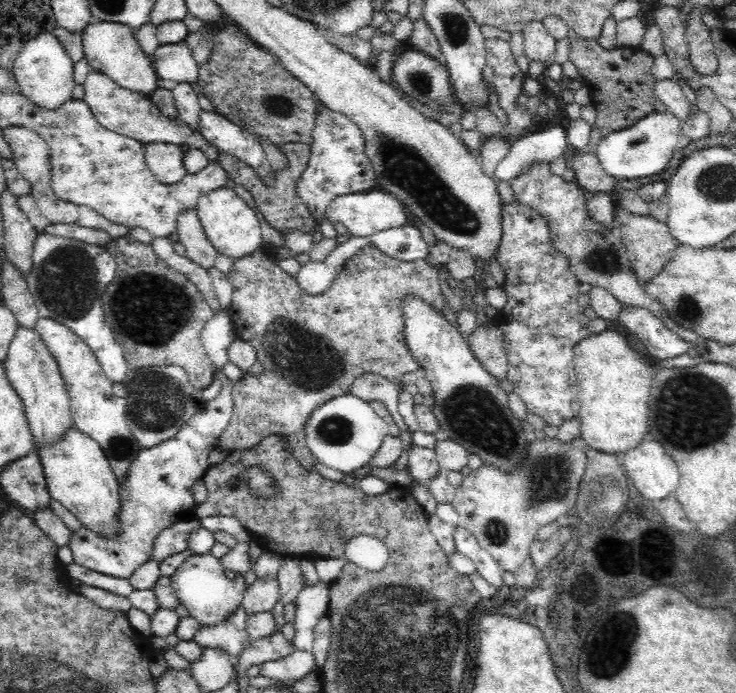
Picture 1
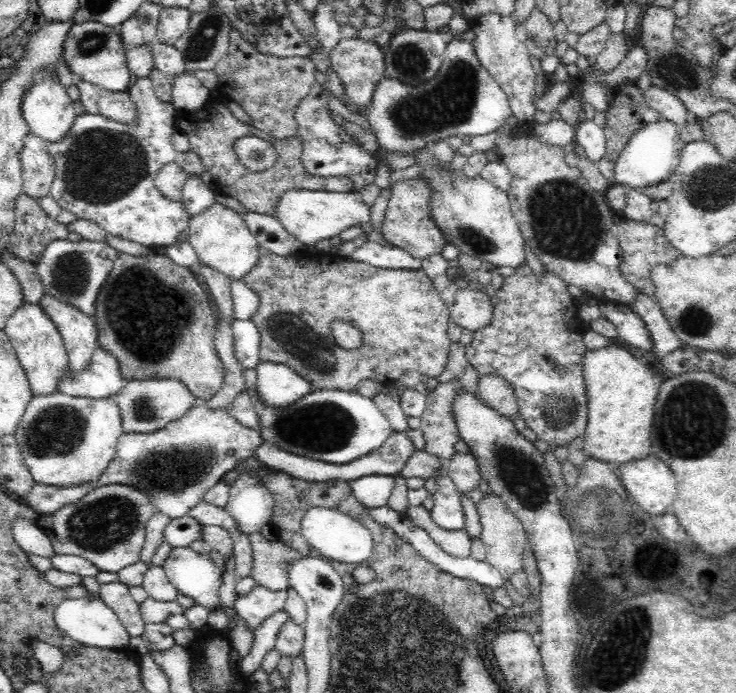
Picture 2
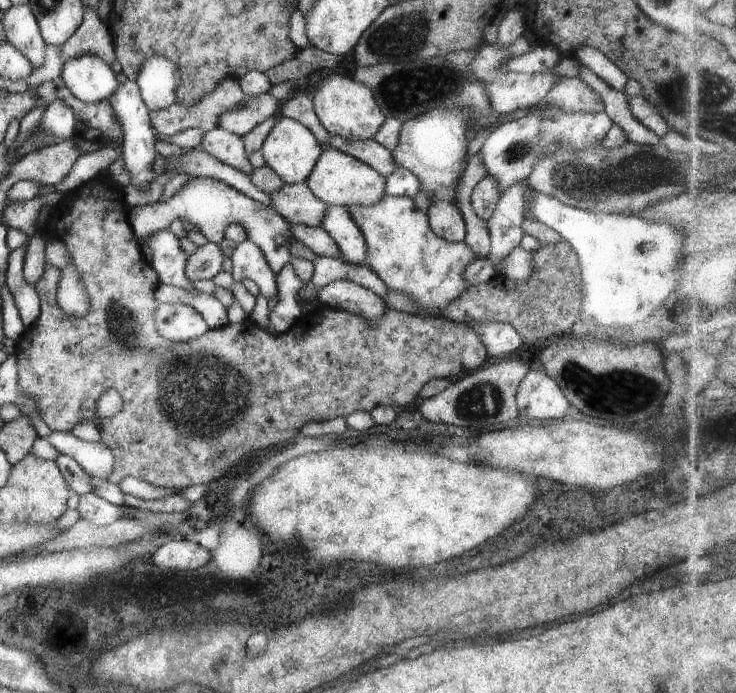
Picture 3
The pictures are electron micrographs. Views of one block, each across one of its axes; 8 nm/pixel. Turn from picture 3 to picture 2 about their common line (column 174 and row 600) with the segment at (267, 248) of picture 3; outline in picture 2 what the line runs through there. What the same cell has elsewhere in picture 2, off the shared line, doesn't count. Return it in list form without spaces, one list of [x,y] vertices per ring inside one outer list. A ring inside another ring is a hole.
[[[190,547],[173,548],[162,567],[168,581],[178,593],[192,598],[196,605],[206,607],[209,610],[221,607],[219,586],[221,585],[222,570],[216,567],[209,555],[194,552]]]

